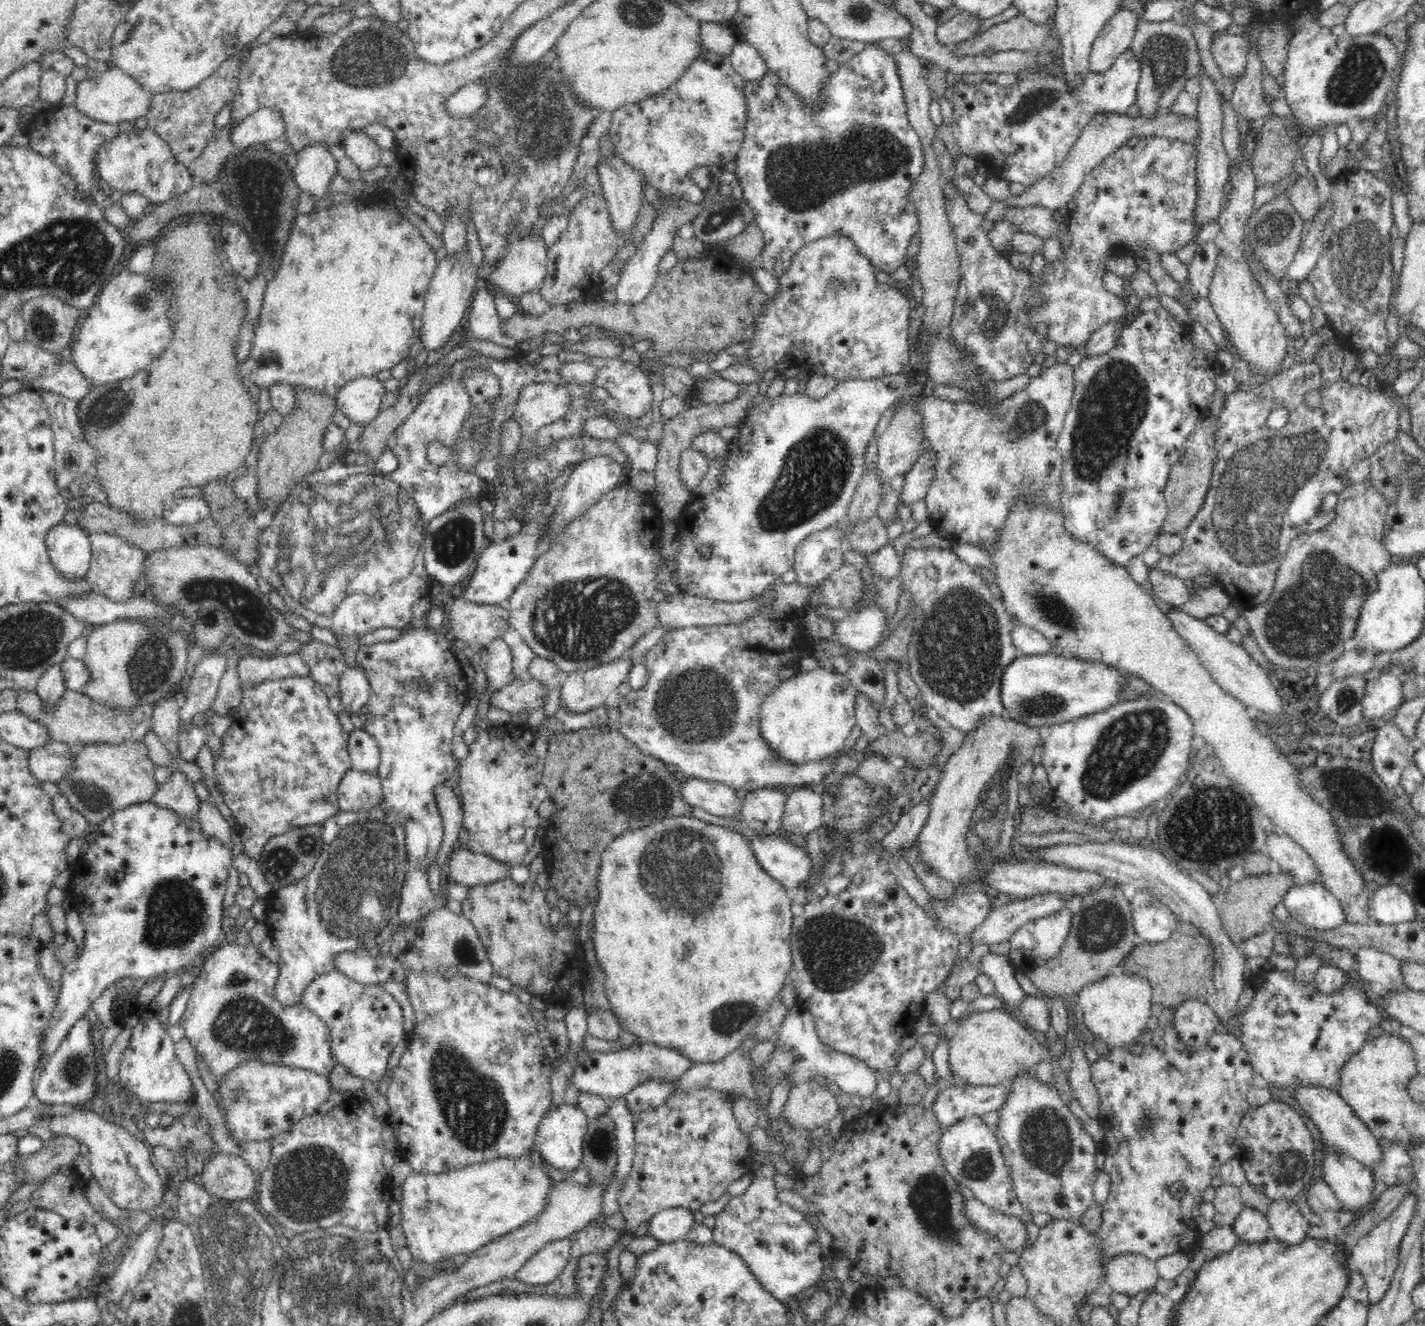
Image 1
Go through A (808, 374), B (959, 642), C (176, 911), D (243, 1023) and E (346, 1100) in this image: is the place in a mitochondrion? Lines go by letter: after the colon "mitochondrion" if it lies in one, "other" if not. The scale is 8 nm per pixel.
A: other
B: mitochondrion
C: mitochondrion
D: mitochondrion
E: other

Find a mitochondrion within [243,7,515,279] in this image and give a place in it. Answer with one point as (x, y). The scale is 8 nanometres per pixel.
(366, 60)

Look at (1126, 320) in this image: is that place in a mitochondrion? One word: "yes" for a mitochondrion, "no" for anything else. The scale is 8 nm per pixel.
no

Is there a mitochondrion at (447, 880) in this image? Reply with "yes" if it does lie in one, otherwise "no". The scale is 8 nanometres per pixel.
no

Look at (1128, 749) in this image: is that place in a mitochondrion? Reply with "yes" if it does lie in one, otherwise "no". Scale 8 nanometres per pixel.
yes

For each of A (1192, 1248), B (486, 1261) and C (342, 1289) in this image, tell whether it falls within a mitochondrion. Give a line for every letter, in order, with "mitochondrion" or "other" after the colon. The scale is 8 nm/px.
A: other
B: other
C: mitochondrion

